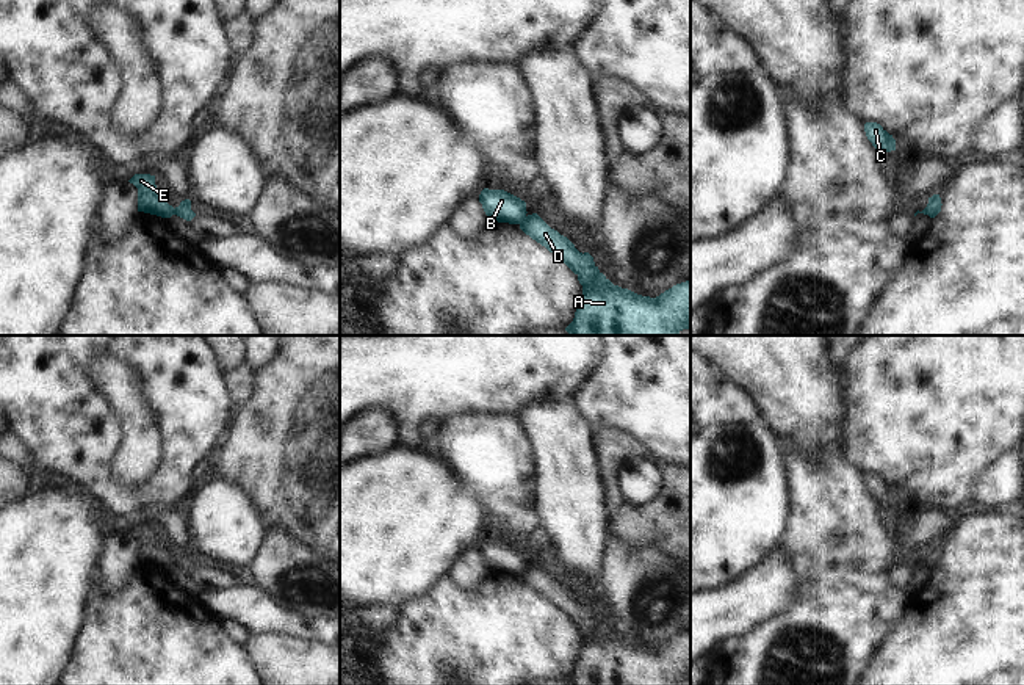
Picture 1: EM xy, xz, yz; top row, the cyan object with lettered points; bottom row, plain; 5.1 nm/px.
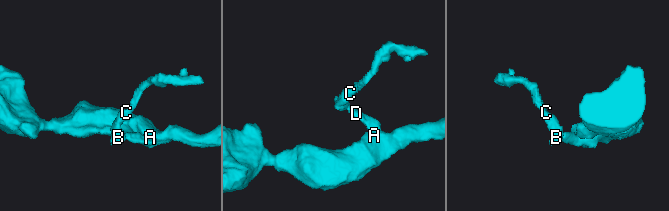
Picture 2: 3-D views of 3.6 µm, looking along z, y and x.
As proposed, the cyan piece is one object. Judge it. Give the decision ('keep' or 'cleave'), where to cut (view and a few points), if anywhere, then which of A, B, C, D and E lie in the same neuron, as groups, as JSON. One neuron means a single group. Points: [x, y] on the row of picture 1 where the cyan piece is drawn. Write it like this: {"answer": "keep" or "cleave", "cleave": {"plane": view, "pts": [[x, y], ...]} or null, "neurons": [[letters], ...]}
{"answer": "cleave", "cleave": {"plane": "xz", "pts": [[526, 217], [520, 224]]}, "neurons": [["A", "D"], ["B", "C", "E"]]}

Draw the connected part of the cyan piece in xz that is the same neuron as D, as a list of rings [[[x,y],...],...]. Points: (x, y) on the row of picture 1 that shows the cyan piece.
[[[537,213],[528,215],[520,229],[557,256],[582,285],[582,299],[573,321],[565,328],[570,335],[678,335],[683,329],[690,329],[690,281],[676,284],[656,298],[642,296],[614,285],[598,270],[589,252],[579,252],[567,237],[551,229]]]

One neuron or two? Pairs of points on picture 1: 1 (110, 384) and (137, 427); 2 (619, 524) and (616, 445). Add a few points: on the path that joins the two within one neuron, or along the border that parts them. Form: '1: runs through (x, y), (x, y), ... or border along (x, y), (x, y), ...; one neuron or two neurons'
1: runs through (121, 395), (130, 405), (135, 416); one neuron
2: runs through (617, 505), (611, 492), (611, 464); one neuron

